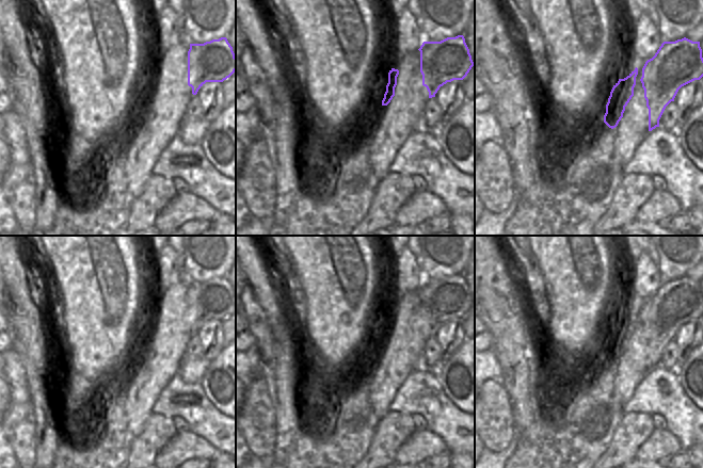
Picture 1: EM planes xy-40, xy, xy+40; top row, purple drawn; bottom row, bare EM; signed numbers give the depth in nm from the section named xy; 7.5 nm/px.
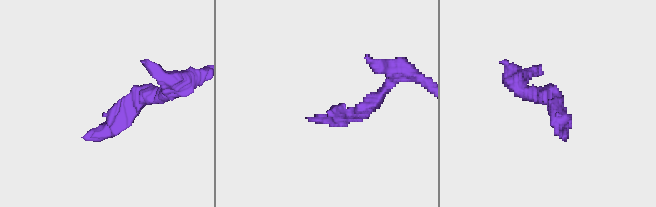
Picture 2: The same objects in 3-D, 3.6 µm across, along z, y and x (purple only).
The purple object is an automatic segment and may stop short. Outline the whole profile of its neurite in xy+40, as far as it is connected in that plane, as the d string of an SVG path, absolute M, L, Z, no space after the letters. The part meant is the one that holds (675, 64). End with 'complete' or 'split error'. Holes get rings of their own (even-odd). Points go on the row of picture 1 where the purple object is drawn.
M684 37L661 44L655 55L645 62L640 79L649 109L649 131L659 127L666 107L674 101L678 90L702 77L700 42Z; complete

